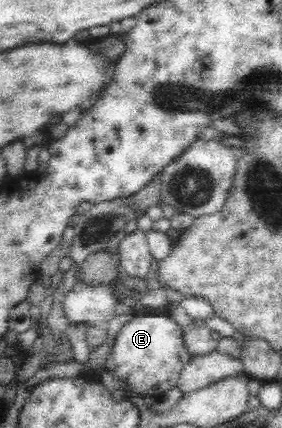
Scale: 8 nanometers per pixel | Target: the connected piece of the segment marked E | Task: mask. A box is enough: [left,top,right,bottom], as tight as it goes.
[103,314,191,399]

